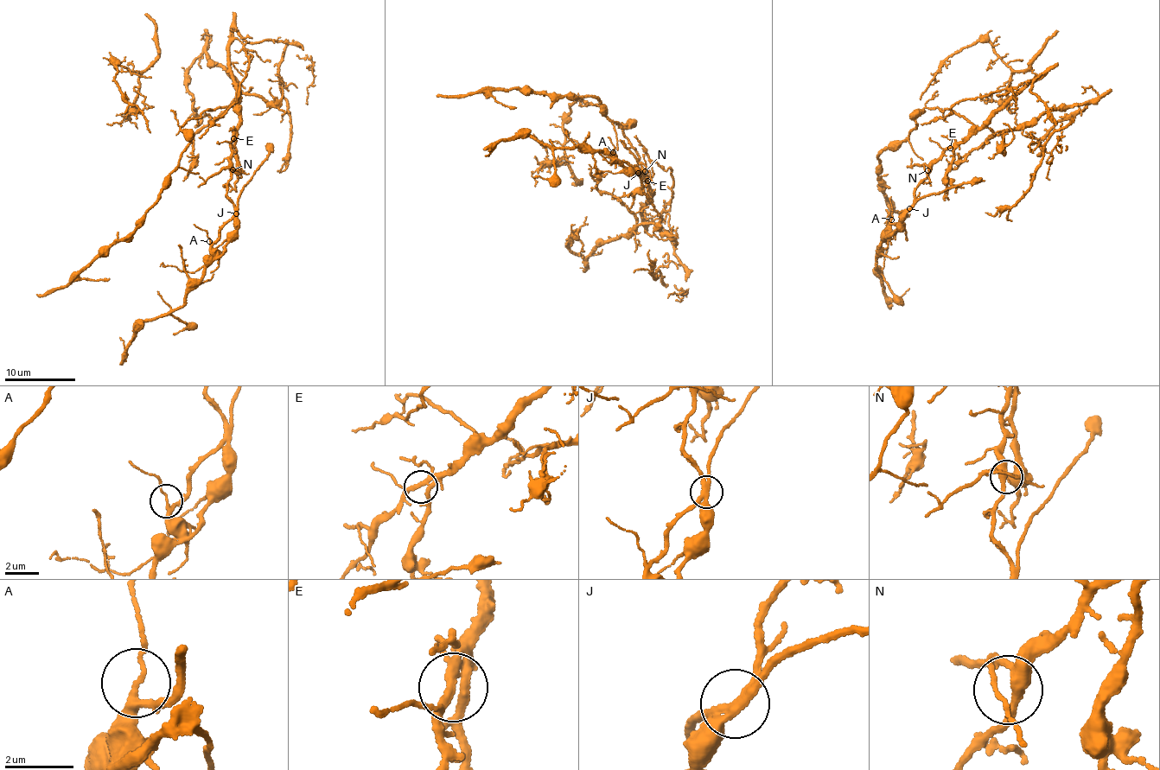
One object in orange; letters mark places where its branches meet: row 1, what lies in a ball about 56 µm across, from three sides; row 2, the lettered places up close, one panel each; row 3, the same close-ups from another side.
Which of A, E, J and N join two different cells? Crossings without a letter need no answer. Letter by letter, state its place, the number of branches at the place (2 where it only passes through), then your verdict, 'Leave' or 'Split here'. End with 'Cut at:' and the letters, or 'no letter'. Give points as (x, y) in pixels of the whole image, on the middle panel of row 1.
A: Place: (613, 152). Branches: 3. Leave
E: Place: (647, 181). Branches: 5. Leave
J: Place: (638, 173). Branches: 4. Split here
N: Place: (645, 171). Branches: 3. Leave
Cut at: J

